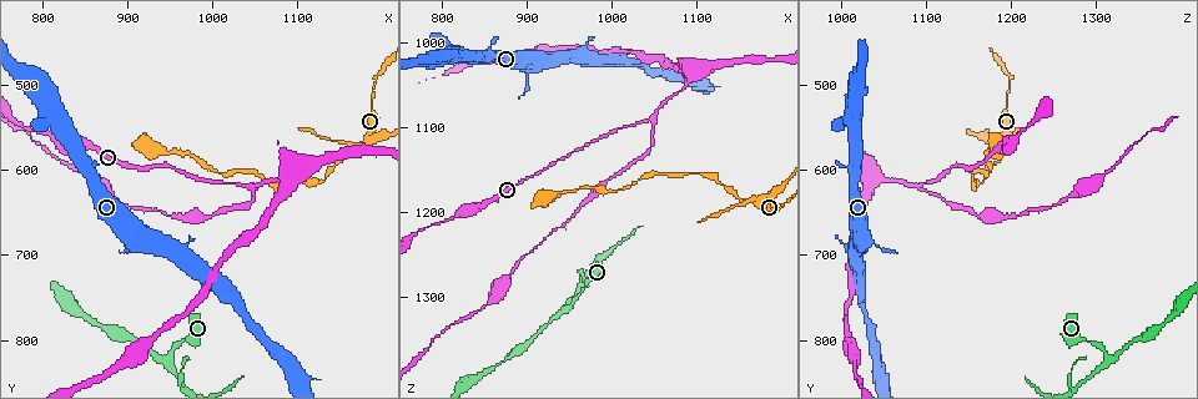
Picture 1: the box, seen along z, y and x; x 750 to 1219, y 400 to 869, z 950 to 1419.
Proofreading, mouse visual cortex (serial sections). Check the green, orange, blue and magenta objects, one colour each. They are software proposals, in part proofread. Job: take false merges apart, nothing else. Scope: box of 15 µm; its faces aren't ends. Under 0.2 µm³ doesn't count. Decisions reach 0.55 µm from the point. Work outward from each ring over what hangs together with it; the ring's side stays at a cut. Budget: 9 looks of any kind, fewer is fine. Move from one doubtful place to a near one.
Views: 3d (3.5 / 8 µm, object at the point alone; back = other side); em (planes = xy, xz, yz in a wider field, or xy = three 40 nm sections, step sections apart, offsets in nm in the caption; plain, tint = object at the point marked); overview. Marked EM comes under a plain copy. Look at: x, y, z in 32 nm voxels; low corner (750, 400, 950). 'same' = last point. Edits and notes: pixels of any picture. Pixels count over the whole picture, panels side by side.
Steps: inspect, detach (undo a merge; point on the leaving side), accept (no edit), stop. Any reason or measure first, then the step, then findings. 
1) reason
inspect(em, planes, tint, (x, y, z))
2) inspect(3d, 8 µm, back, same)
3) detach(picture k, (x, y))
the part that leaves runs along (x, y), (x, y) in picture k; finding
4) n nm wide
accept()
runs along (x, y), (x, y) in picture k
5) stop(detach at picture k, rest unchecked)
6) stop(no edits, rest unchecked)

thick turns thin
inspect(3d, 3.5 µm, (935, 575, 1175))

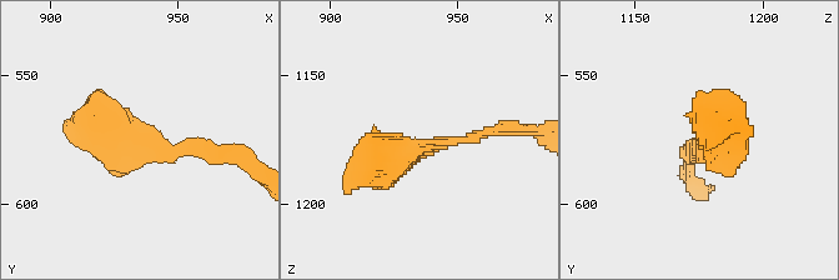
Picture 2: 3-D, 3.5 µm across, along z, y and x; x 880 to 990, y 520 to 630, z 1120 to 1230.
inspect(em, xy, step 2, tint, (936, 577, 1177))

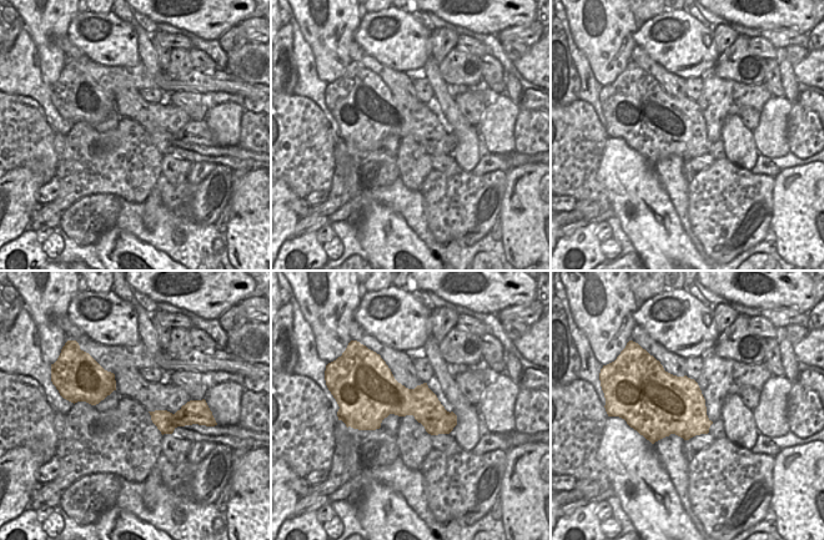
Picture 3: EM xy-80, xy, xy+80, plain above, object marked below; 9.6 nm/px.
detach(picture 2, (131, 131))
the part that leaves runs along (171, 150), (101, 124), (68, 131) in picture 2; two cells meet here

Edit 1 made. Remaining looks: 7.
a fork
inspect(3d, 3.5 µm, (1045, 620, 1095))

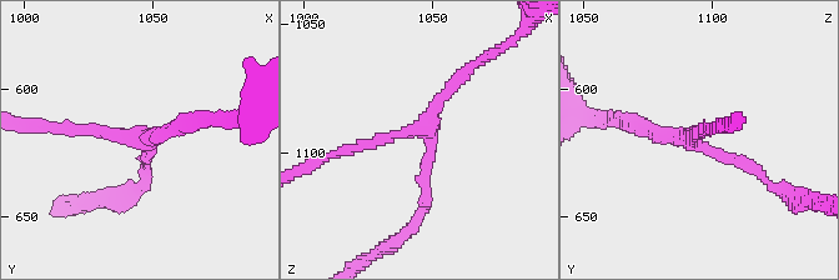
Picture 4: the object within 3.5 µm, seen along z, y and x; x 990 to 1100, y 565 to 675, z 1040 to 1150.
3 arms; arms of 150, 150, 150 nm
inspect(em, xy, step 5, tint, (1046, 619, 1091))

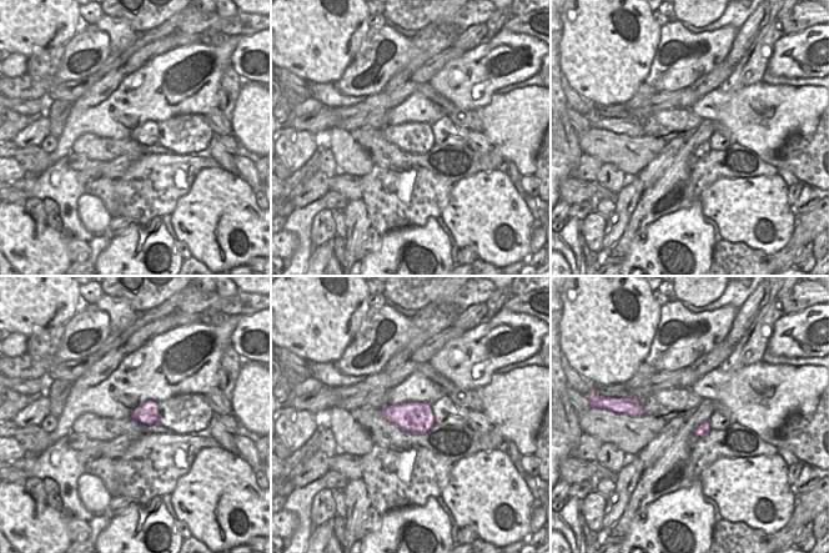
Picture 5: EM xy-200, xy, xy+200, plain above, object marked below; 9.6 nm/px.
accept()
runs along (346, 150), (422, 129), (472, 68) in picture 4; continuous, no second cell

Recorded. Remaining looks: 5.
thick turns thin
inspect(3d, 8 µm, (910, 680, 1020))

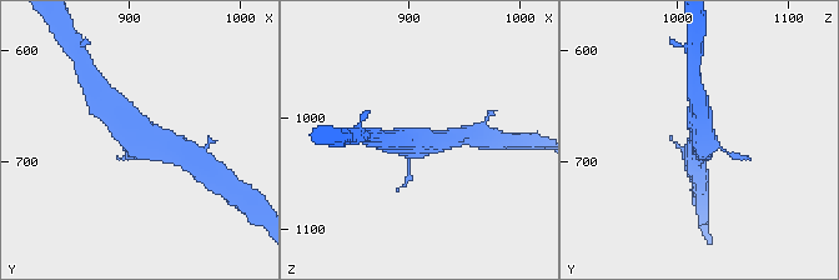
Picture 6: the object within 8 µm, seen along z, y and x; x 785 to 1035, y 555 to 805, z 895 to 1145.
inspect(em, xy, step 1, tint, (912, 680, 1022))

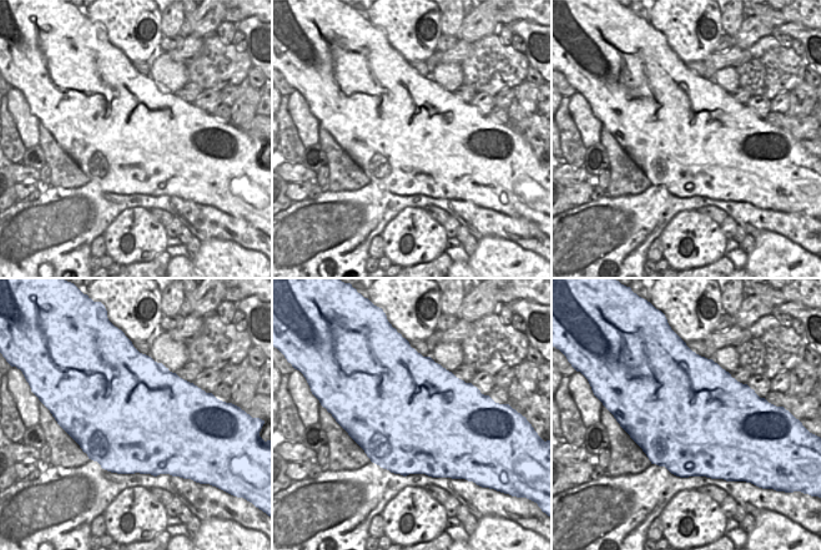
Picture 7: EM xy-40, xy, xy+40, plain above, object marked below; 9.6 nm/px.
accept()
runs along (112, 113), (147, 148), (171, 149) in picture 6; continuous, no second cell

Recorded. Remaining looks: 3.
redraw
inspect(overview)

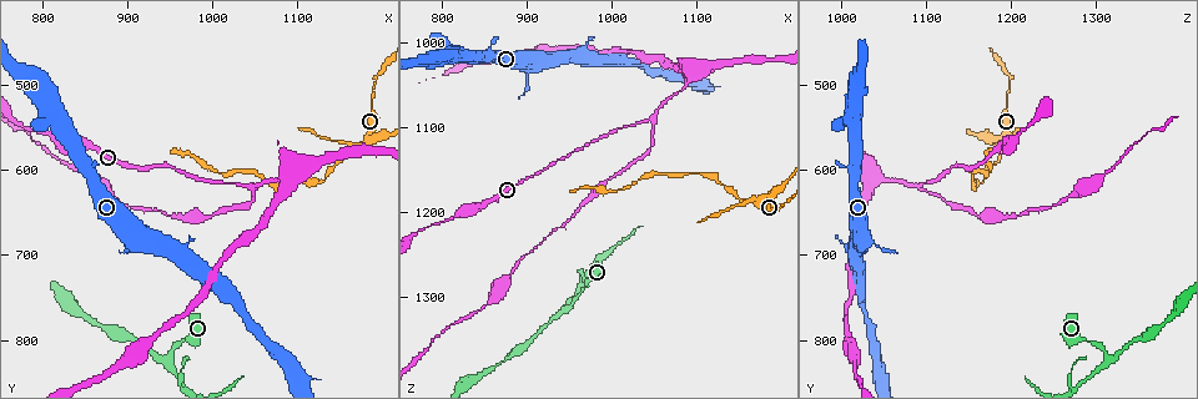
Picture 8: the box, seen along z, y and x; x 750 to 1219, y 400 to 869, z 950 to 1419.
sudden change in width
inspect(3d, 3.5 µm, (1165, 575, 1190))

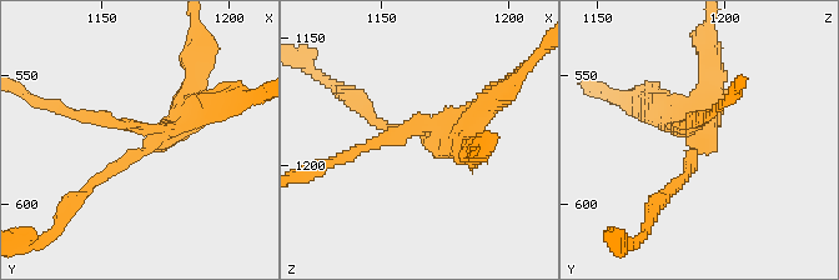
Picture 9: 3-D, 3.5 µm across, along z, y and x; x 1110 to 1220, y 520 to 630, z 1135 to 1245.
arms of 150, 400 nm; shape alone is not enough
inspect(em, xy, step 2, tint, (1166, 579, 1188))

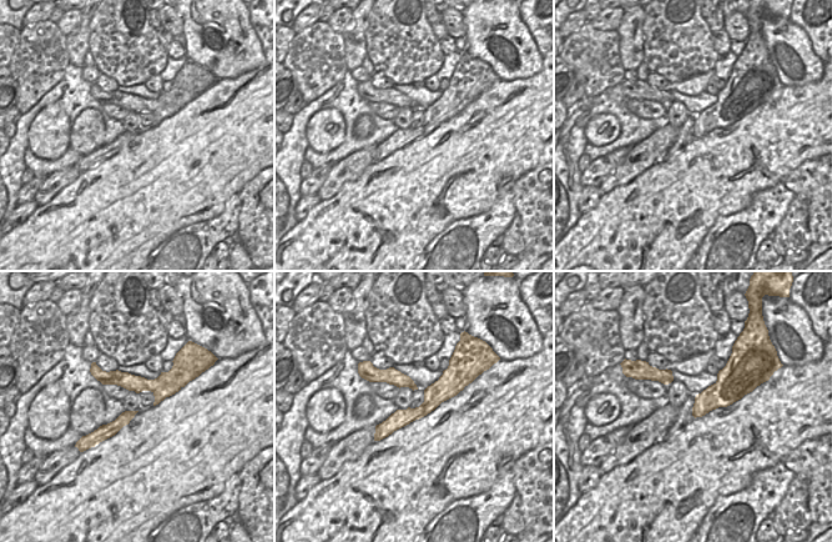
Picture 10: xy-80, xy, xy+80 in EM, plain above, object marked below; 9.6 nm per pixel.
detach(picture 9, (107, 116))
the part that leaves runs along (189, 108), (235, 93), (261, 96) in picture 9; two cells meet here

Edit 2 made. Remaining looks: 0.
stop(detach at picture 2, detach at picture 9, rest unchecked)

